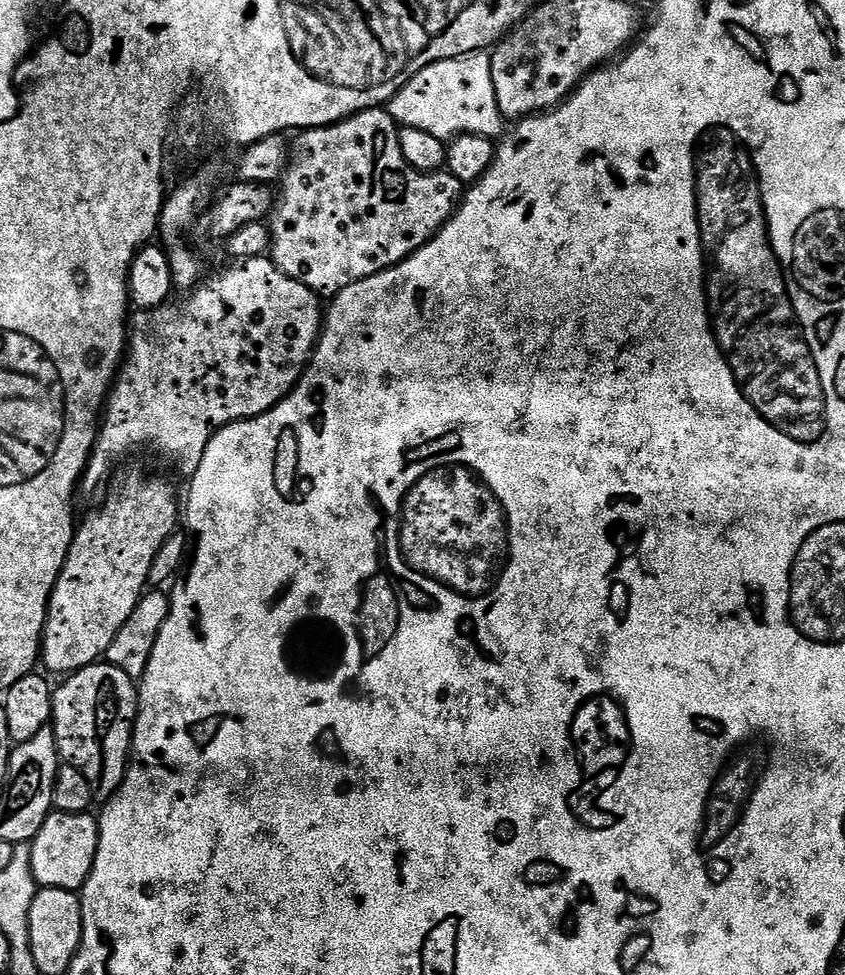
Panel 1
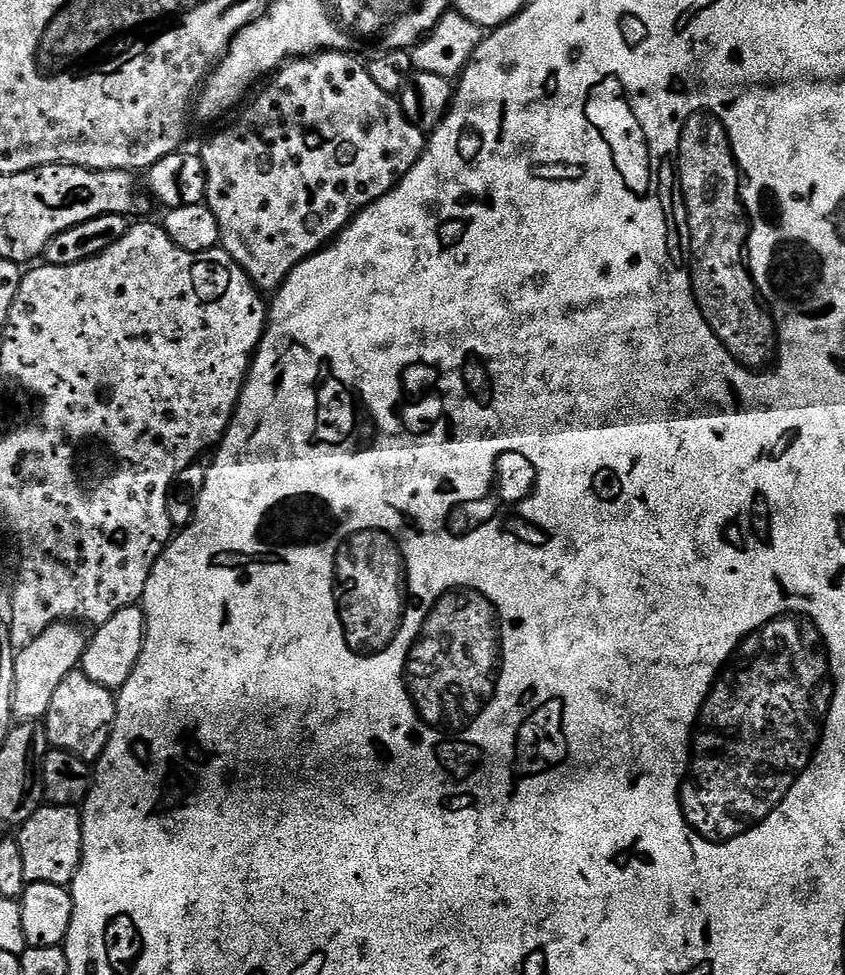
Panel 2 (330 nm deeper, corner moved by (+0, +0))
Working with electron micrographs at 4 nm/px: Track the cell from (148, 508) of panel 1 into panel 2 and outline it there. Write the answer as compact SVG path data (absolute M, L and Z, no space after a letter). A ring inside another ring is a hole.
M72 622L51 624L28 647L19 649L15 660L15 682L12 687L14 700L12 706L13 717L17 721L36 722L48 712L48 688L61 685L63 678L81 667L86 643L85 629Z

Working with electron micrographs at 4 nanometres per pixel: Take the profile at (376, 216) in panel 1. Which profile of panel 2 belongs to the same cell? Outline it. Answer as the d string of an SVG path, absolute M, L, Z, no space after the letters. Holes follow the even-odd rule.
M325 50L319 55L301 56L289 60L276 69L274 75L267 81L268 89L265 92L257 91L251 97L252 105L237 118L233 124L225 126L221 132L216 132L204 144L204 149L199 149L198 155L202 158L206 170L208 195L206 205L217 219L217 228L220 231L219 247L223 248L244 273L252 279L253 284L261 293L272 294L283 284L288 275L298 265L310 257L329 242L336 239L340 232L357 216L366 206L378 202L392 188L395 188L409 170L418 163L424 152L426 143L425 133L418 131L400 109L400 102L396 96L386 94L386 90L376 85L374 78L370 78L363 63L356 61L355 55L347 52L333 52Z

